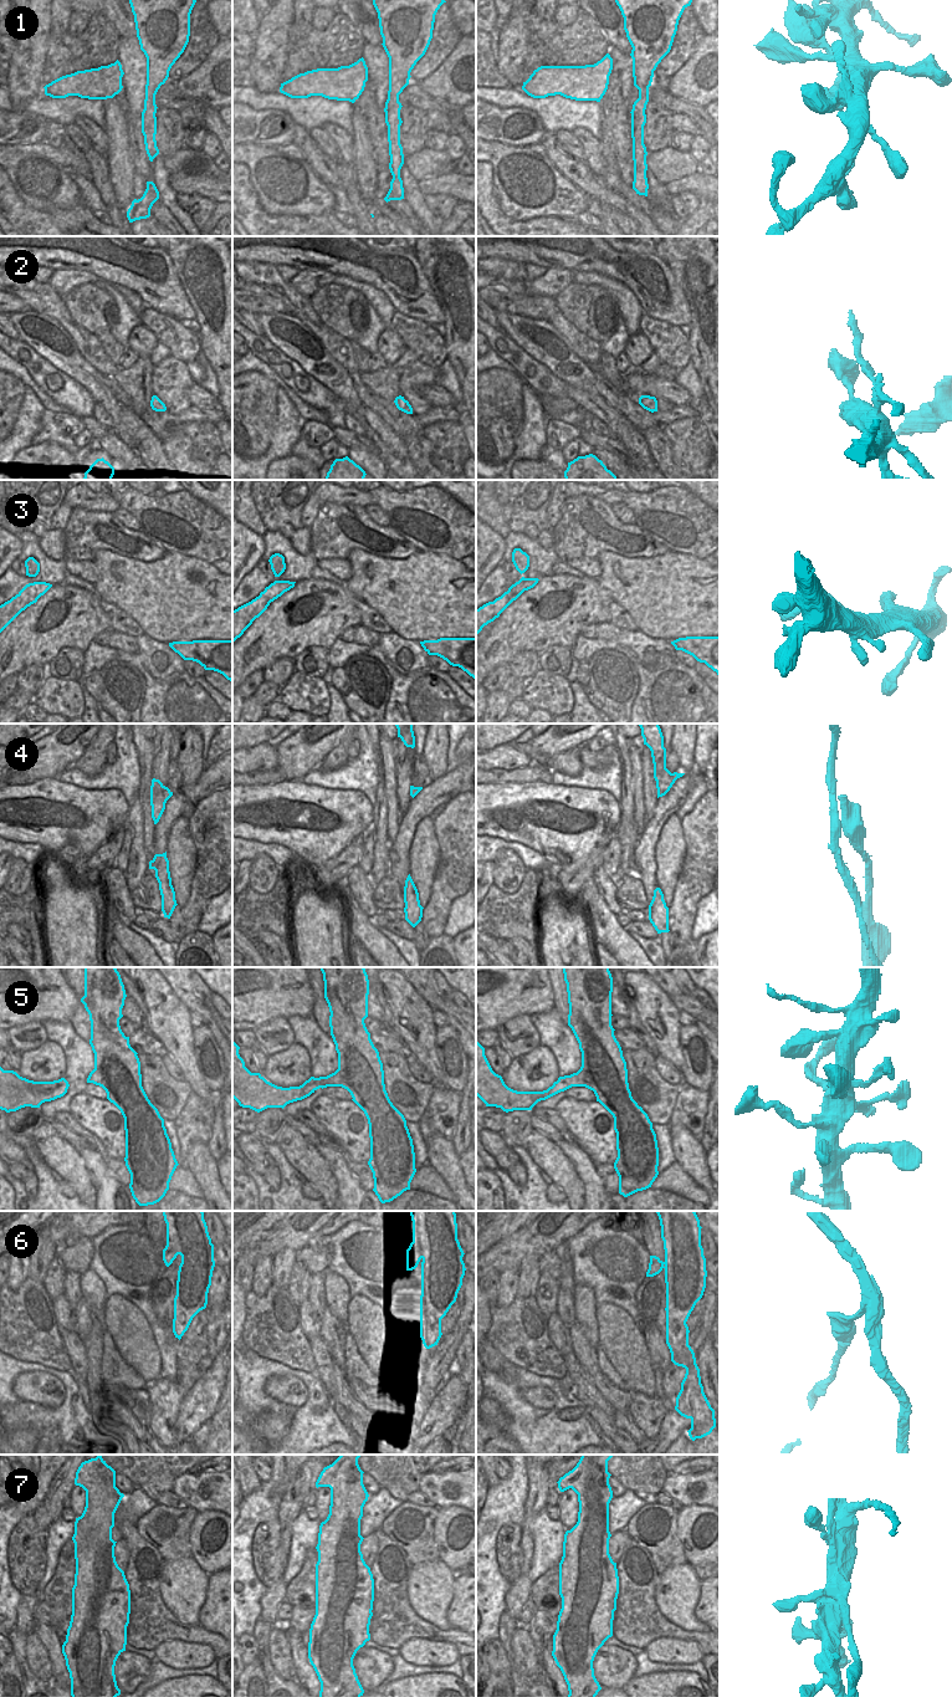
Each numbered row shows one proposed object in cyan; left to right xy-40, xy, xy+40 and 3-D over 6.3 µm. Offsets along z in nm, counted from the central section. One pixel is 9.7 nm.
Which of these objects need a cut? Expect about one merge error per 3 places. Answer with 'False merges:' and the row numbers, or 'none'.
False merges: 1, 4, 6, 7

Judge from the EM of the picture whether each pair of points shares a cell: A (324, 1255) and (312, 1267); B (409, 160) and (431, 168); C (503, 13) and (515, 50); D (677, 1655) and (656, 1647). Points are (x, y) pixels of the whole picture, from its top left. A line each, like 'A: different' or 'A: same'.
A: same
B: same
C: different
D: same

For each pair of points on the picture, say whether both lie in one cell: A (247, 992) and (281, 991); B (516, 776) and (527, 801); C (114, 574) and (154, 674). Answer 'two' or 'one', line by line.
A: one
B: two
C: two

